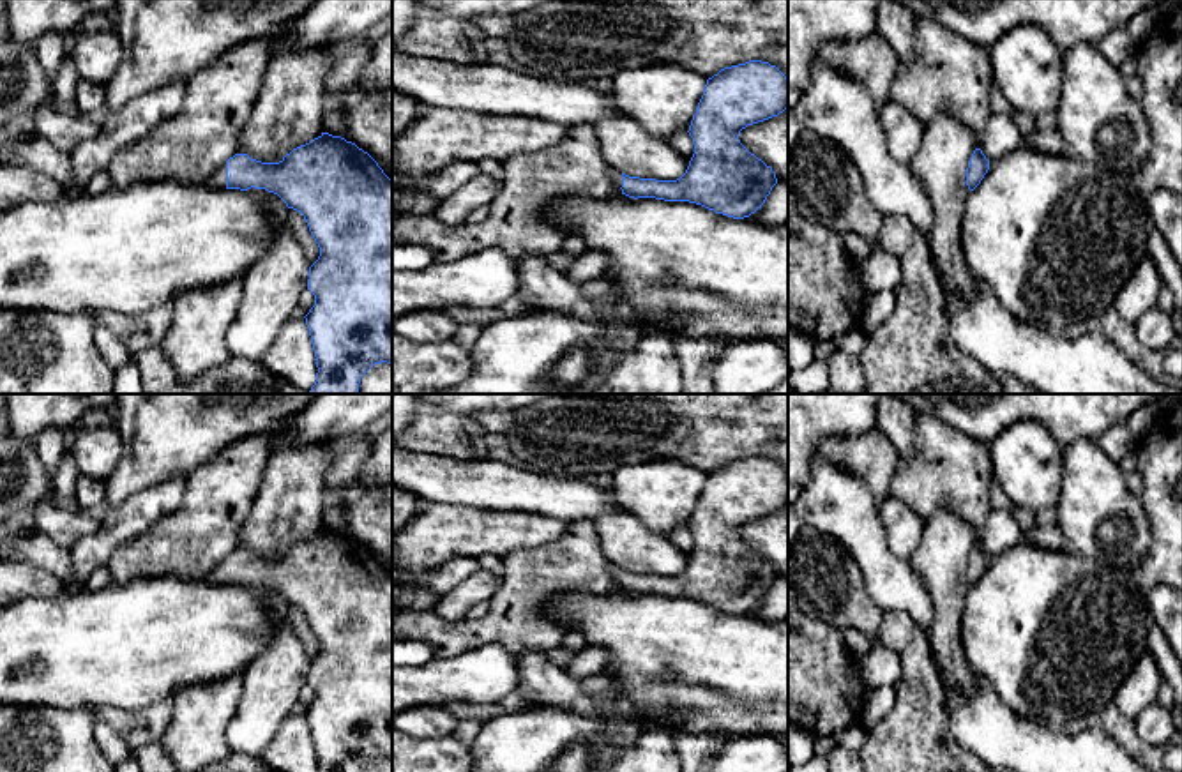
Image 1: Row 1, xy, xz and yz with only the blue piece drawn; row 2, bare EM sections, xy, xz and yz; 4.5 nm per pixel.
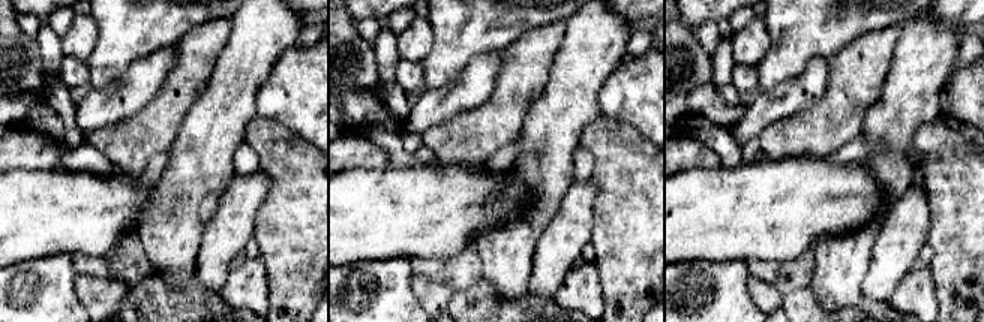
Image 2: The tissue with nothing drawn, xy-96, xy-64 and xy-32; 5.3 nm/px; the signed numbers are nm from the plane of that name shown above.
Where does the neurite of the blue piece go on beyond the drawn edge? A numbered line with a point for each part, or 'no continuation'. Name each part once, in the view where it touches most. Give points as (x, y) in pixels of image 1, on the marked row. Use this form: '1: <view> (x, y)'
1: xy (218, 179)

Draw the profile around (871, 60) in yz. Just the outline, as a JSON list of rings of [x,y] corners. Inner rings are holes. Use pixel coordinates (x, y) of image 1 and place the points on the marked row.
[[[878,32],[860,41],[825,41],[818,48],[818,58],[859,79],[878,110],[890,101],[890,87],[901,60]]]

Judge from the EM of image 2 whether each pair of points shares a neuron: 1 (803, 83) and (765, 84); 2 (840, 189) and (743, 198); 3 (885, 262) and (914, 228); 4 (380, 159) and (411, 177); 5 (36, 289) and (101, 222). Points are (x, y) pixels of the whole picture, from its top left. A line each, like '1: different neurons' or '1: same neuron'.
1: different neurons
2: same neuron
3: same neuron
4: different neurons
5: different neurons

